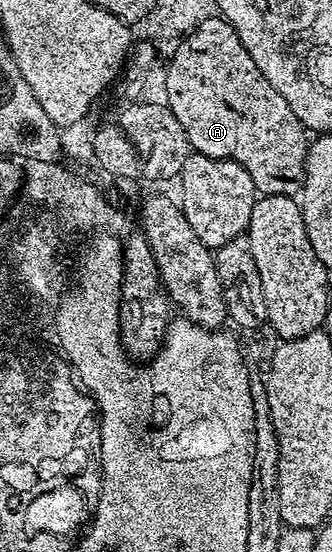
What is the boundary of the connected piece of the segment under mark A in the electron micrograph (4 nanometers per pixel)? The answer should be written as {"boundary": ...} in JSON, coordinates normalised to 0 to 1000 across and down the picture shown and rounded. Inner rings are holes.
{"boundary":[[[663,29],[608,36],[584,54],[545,71],[503,114],[509,114],[509,121],[497,127],[497,174],[491,174],[491,185],[500,192],[509,192],[515,203],[539,217],[542,230],[560,241],[572,266],[590,277],[636,283],[639,286],[690,286],[708,297],[744,304],[744,319],[756,319],[777,353],[864,351],[883,355],[904,346],[910,333],[919,332],[919,292],[925,290],[934,259],[922,232],[901,217],[901,210],[889,210],[889,203],[877,203],[877,188],[864,188],[864,181],[852,181],[852,174],[840,174],[840,167],[828,167],[828,159],[816,159],[816,152],[792,138],[792,130],[780,130],[780,123],[768,123],[768,109],[756,109],[744,87],[732,87],[732,72],[720,72],[720,65],[696,42],[681,40]]]}

